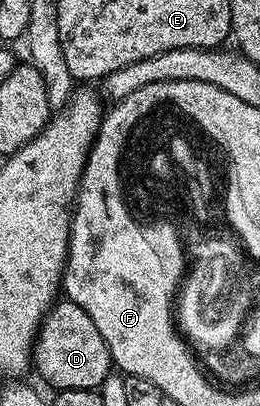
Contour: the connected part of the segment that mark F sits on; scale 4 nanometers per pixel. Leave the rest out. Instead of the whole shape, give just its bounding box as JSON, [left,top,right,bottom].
[63,94,187,390]

